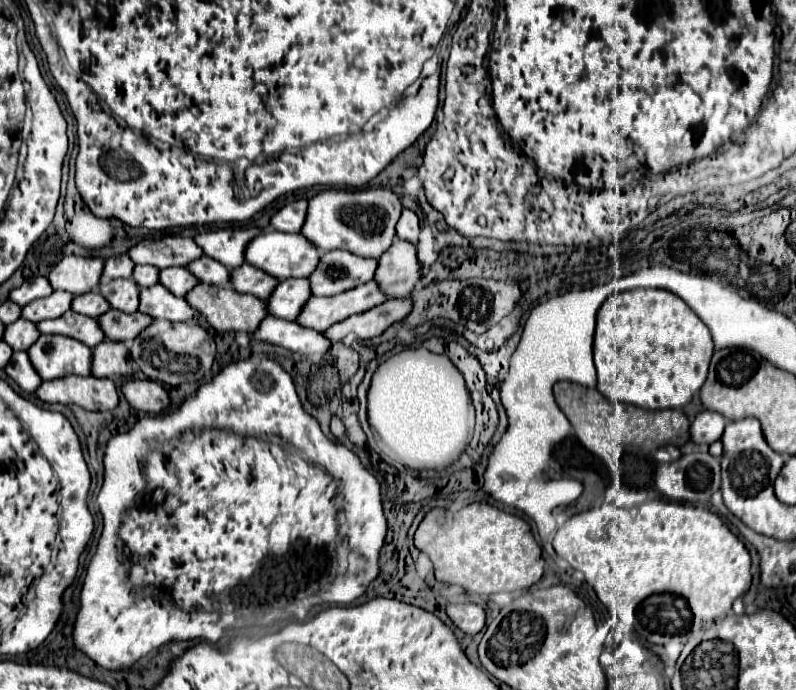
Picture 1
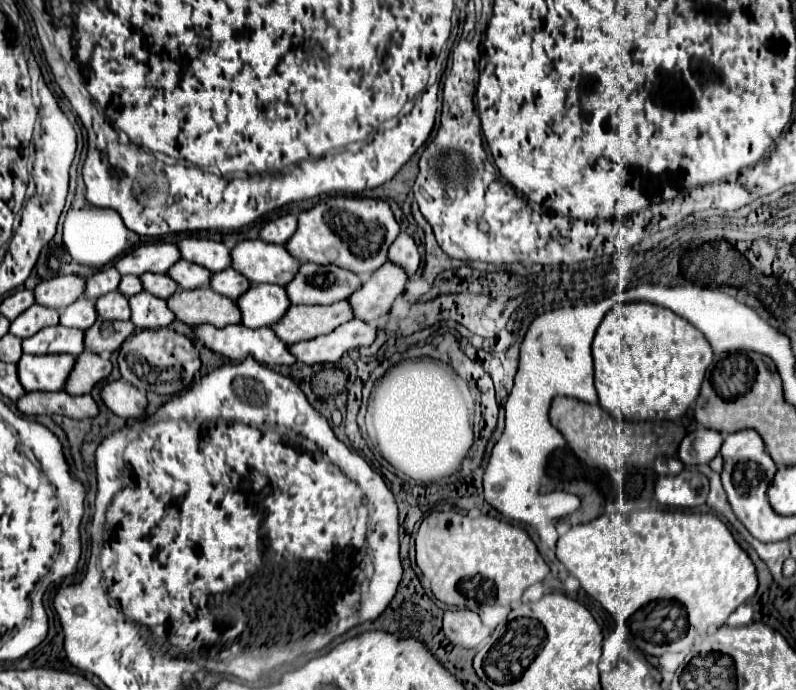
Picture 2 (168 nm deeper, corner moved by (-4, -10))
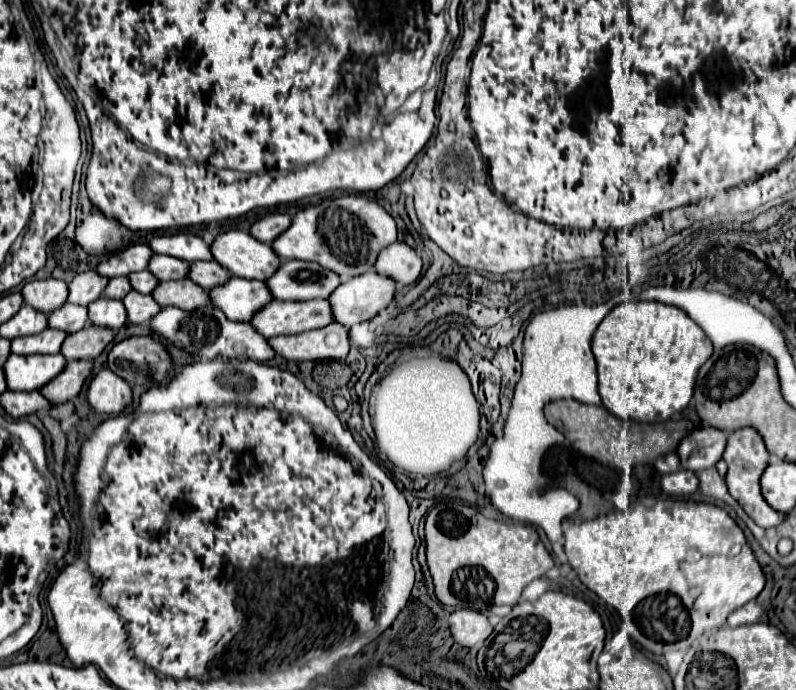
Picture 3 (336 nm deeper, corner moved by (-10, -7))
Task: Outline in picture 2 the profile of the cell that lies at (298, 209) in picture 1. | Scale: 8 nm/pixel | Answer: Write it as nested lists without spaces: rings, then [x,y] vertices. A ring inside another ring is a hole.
[[[284,215],[284,217],[278,217],[270,223],[266,223],[260,231],[260,237],[268,243],[286,245],[288,239],[292,237],[292,233],[296,233],[296,227],[298,227],[298,217],[296,215]]]

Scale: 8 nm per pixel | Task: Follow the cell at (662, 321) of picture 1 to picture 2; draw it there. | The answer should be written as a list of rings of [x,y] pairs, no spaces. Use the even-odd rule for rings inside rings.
[[[622,303],[606,313],[594,343],[594,373],[600,405],[612,415],[628,421],[678,420],[688,411],[700,393],[704,373],[712,363],[712,347],[708,339],[686,319],[674,311],[652,303]]]

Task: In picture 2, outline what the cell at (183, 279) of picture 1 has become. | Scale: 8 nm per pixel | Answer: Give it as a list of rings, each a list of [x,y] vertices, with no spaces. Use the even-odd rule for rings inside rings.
[[[144,273],[142,277],[142,285],[148,293],[160,297],[160,299],[168,299],[168,295],[174,295],[178,291],[178,285],[172,283],[172,279],[168,279],[168,275],[156,275],[156,273]]]

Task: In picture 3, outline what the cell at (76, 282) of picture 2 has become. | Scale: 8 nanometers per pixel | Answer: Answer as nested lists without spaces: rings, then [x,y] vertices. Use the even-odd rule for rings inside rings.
[[[54,278],[32,280],[24,284],[22,298],[24,298],[24,304],[36,308],[38,312],[50,314],[66,302],[68,284],[62,280],[54,280]]]

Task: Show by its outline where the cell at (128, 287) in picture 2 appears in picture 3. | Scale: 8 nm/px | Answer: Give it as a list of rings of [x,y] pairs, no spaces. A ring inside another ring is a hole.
[[[126,276],[122,278],[110,278],[108,284],[106,284],[106,298],[112,298],[112,300],[122,300],[128,292],[130,292],[130,282]]]

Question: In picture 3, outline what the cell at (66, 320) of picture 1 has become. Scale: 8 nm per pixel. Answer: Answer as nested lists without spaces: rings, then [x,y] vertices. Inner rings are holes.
[[[46,328],[40,334],[14,338],[10,342],[10,352],[14,354],[56,354],[66,338],[66,332]]]

